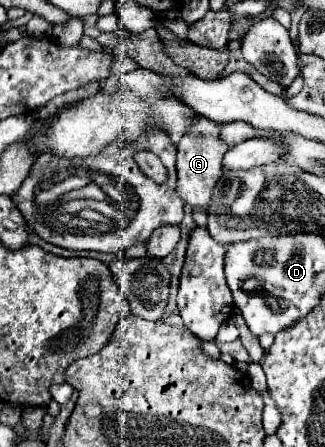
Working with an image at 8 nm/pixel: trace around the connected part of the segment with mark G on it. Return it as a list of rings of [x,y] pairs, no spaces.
[[[200,119],[198,127],[190,131],[190,135],[184,135],[178,143],[178,161],[176,161],[176,171],[178,171],[178,183],[176,183],[176,193],[180,199],[190,205],[190,207],[202,207],[208,211],[212,191],[222,177],[222,151],[226,151],[224,143],[218,143],[218,129],[214,127],[212,121]]]

